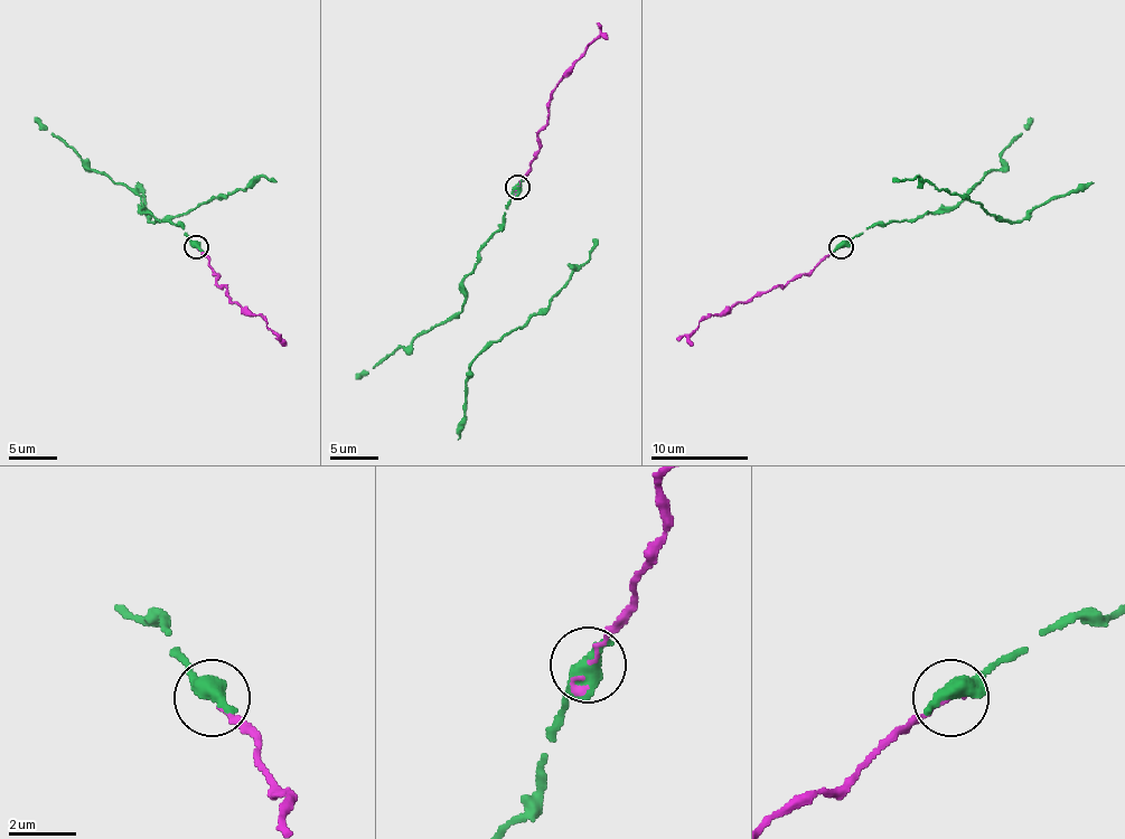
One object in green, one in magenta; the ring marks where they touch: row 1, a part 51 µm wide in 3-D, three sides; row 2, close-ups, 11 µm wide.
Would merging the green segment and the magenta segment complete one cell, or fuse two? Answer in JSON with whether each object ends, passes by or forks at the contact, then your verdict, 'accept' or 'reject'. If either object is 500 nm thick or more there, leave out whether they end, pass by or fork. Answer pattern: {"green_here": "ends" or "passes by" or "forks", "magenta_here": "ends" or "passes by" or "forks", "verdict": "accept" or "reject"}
{"verdict": "accept"}

